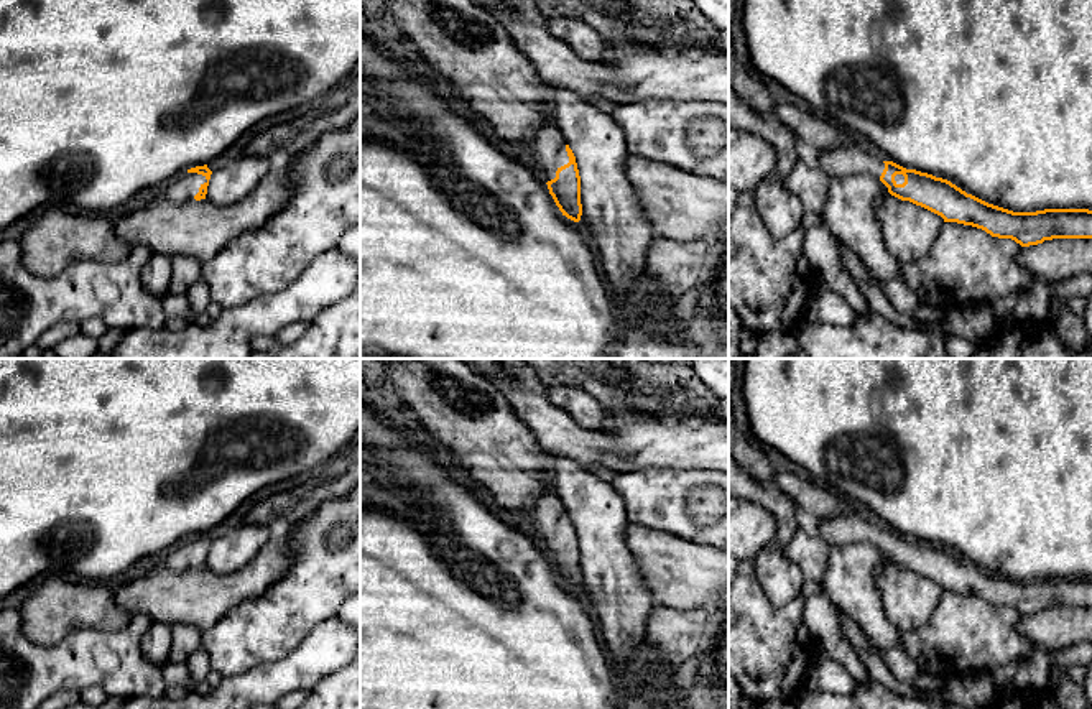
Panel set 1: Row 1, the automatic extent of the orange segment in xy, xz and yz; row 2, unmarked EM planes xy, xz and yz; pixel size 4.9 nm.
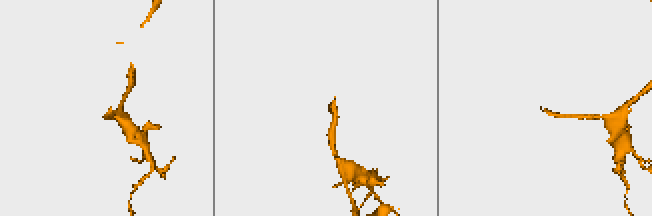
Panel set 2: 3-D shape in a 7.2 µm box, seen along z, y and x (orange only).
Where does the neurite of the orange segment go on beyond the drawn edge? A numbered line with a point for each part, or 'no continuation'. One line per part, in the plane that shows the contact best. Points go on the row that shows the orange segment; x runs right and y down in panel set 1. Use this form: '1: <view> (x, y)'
1: xz (550, 147)

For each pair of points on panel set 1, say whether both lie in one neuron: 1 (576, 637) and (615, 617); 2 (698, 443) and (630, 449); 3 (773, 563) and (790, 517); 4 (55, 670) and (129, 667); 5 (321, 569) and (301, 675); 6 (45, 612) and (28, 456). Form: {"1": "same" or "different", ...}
{"1": "different", "2": "same", "3": "same", "4": "same", "5": "different", "6": "different"}

